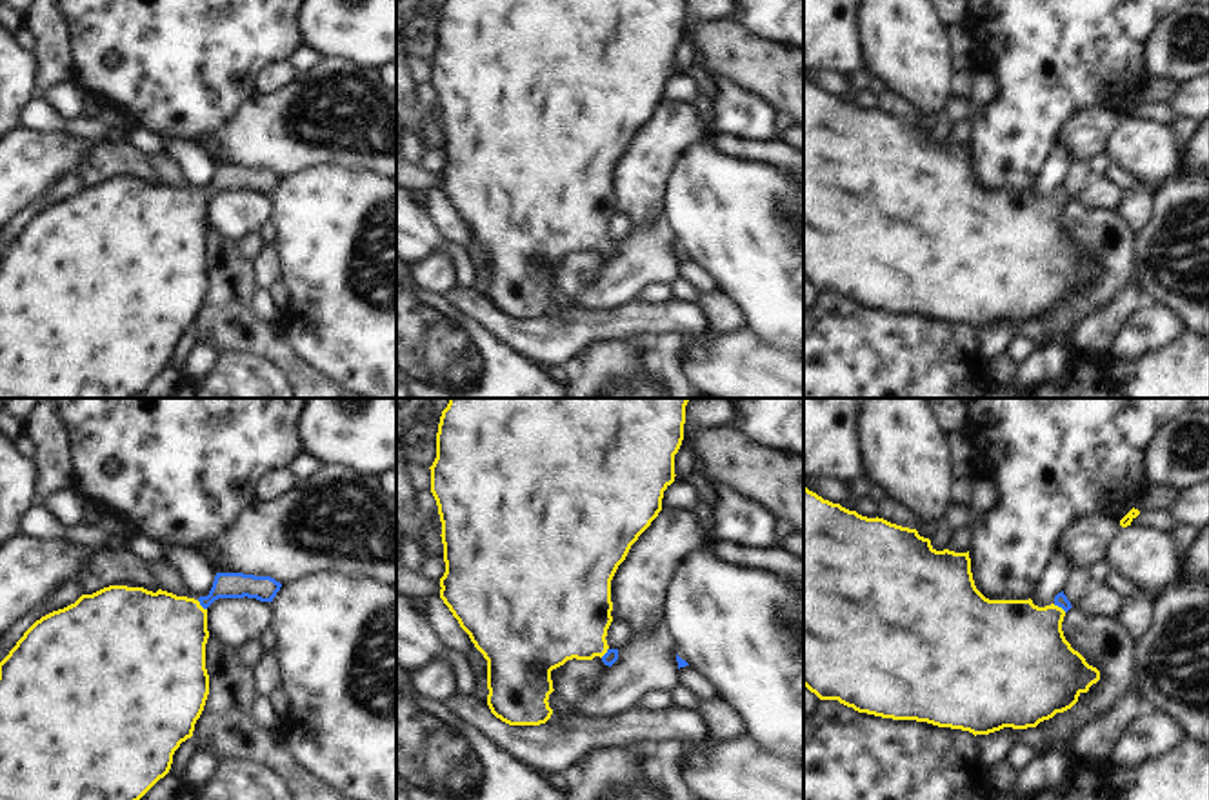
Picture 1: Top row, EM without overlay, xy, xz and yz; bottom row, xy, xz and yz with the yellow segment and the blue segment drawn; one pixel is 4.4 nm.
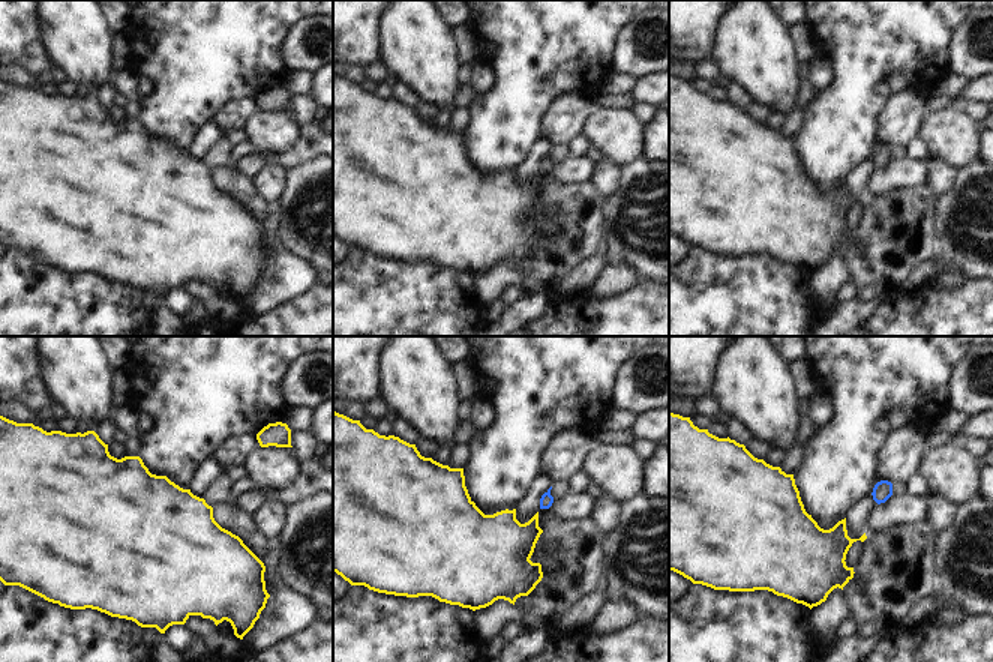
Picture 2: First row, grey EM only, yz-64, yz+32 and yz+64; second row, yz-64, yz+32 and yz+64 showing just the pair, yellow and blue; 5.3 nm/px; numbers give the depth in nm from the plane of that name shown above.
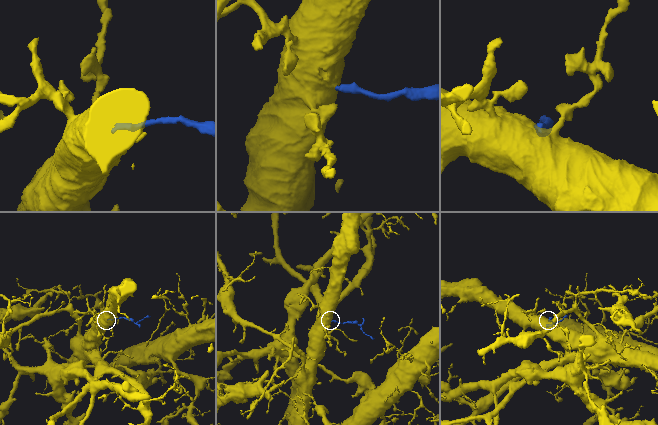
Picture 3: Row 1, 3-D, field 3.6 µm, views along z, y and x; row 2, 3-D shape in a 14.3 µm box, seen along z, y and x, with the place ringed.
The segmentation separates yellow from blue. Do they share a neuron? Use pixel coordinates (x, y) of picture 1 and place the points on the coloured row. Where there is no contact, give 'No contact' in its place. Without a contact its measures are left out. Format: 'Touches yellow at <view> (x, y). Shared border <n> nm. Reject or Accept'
Touches yellow at yz (1060, 608). Shared border 70 nm. Accept

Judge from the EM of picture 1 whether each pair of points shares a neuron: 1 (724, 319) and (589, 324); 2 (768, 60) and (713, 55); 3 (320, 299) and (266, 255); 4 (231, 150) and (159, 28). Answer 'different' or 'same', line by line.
1: different
2: same
3: different
4: different

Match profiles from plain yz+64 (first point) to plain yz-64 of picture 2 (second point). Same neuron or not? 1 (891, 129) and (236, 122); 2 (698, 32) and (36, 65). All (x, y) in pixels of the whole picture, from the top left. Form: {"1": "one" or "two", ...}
{"1": "one", "2": "one"}

